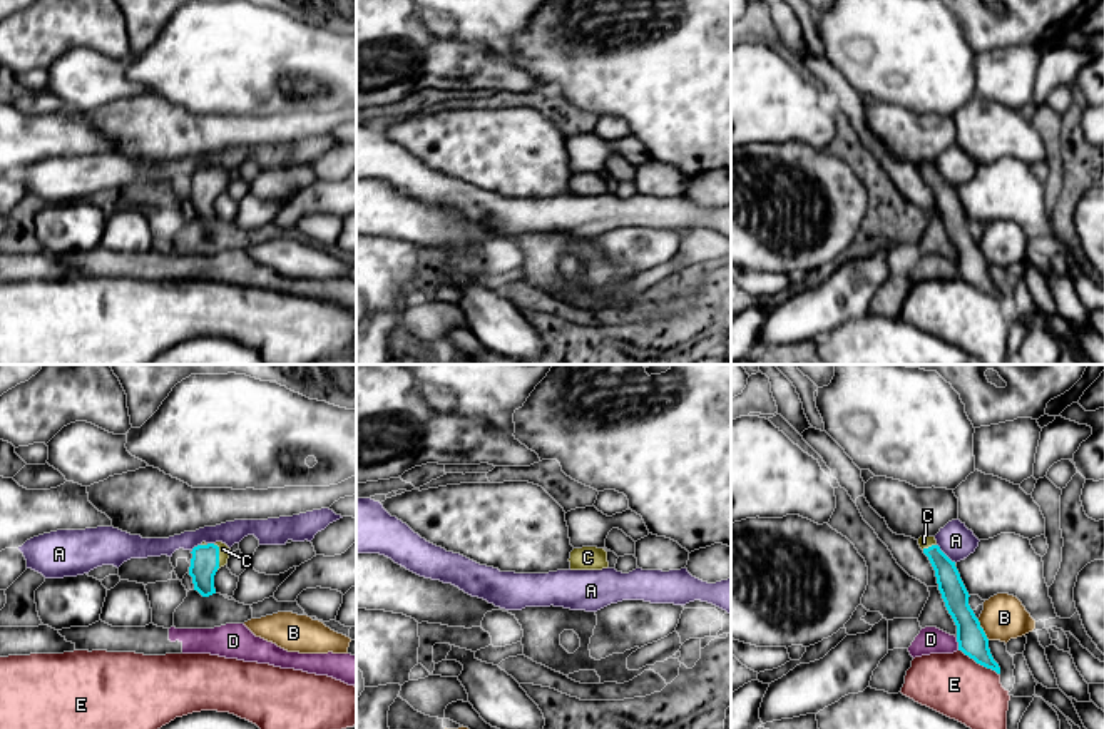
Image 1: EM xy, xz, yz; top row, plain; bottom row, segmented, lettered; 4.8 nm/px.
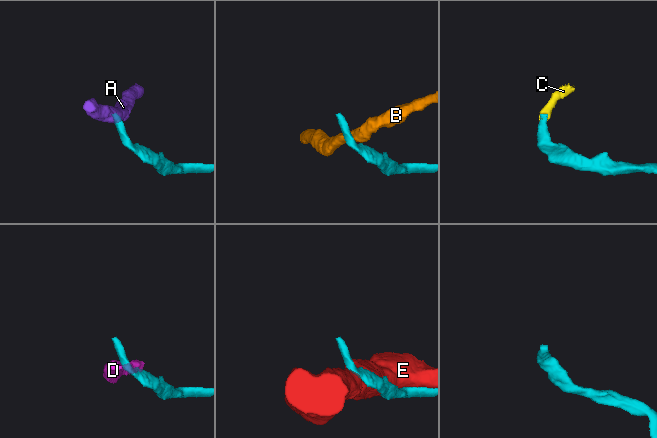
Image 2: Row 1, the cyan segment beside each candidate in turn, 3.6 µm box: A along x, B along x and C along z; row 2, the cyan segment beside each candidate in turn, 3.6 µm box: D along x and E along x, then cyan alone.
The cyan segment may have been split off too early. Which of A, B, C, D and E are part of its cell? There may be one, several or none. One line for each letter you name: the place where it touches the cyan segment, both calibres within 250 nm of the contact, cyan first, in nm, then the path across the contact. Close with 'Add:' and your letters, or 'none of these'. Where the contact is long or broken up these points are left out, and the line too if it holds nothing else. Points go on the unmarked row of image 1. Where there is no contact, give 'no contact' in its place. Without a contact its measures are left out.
C: xy (218, 181) | 140/50 nm | across xy (204, 188), (218, 181), (223, 174)
Add: C

